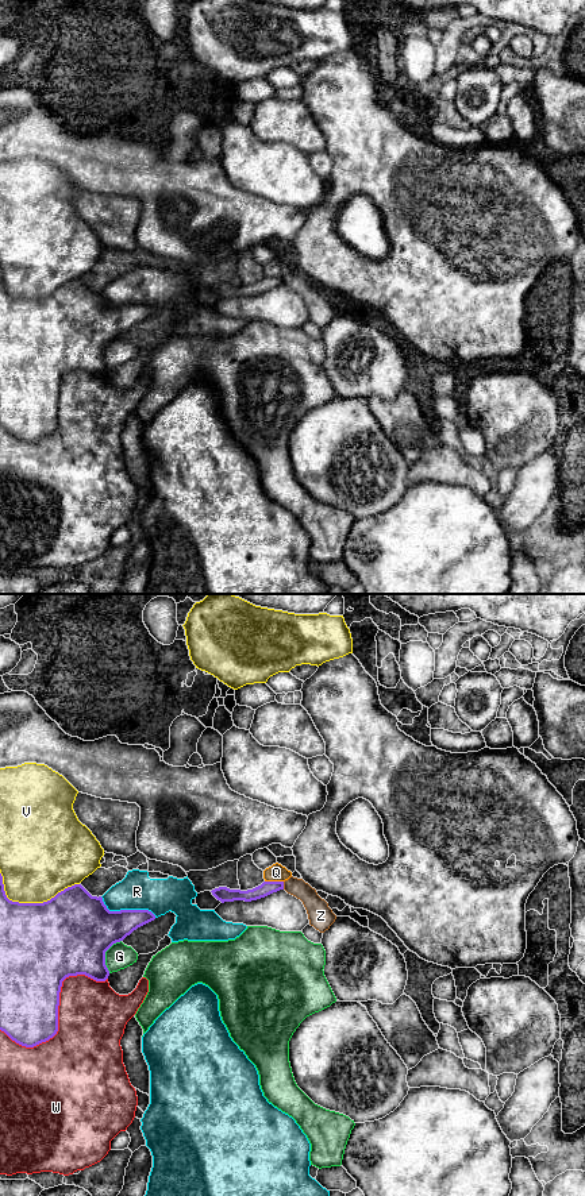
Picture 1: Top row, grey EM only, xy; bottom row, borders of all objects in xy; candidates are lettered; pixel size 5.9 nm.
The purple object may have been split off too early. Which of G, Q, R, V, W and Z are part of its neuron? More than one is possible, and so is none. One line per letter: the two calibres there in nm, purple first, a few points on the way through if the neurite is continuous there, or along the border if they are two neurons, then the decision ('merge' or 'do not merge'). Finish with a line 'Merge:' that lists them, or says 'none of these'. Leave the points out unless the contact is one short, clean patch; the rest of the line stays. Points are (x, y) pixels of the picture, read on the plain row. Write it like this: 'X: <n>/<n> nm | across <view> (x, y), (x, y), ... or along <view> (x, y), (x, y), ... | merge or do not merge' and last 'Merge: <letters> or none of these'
G: 480/160 nm | do not merge
Q: 80/100 nm | along xy (265, 276), (283, 277) | do not merge
R: 320/220 nm | do not merge
V: 500/440 nm | do not merge
W: 360/400 nm | do not merge
Z: 80/130 nm | do not merge
Merge: none of these

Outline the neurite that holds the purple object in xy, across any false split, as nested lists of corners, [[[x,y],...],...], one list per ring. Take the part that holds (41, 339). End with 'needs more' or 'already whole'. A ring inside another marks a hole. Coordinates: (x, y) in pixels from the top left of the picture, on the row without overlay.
[[[0,269],[0,425],[26,443],[34,443],[53,433],[58,427],[62,377],[77,370],[105,377],[109,371],[105,347],[154,315],[155,310],[149,305],[109,306],[101,292],[92,292],[81,279],[68,282],[43,298],[12,297],[5,290]]] | already whole

